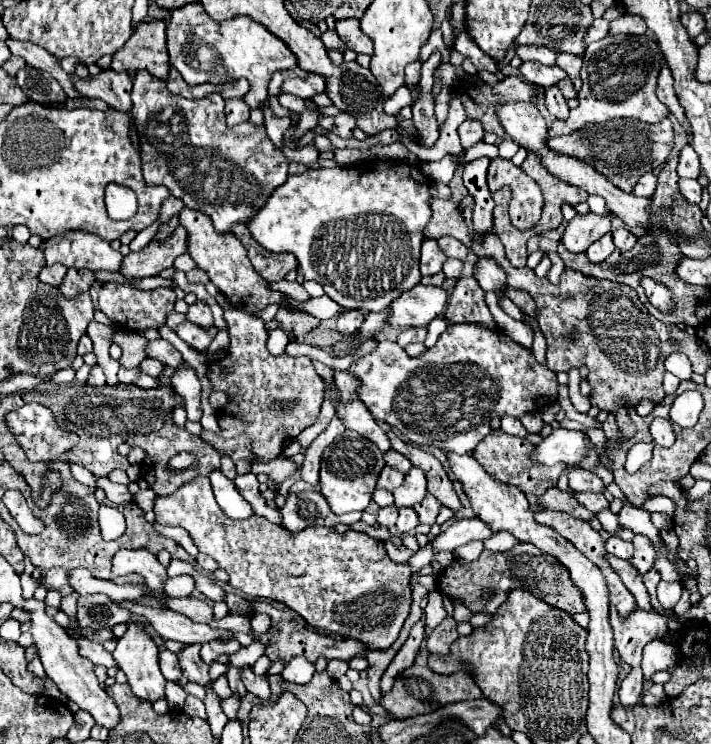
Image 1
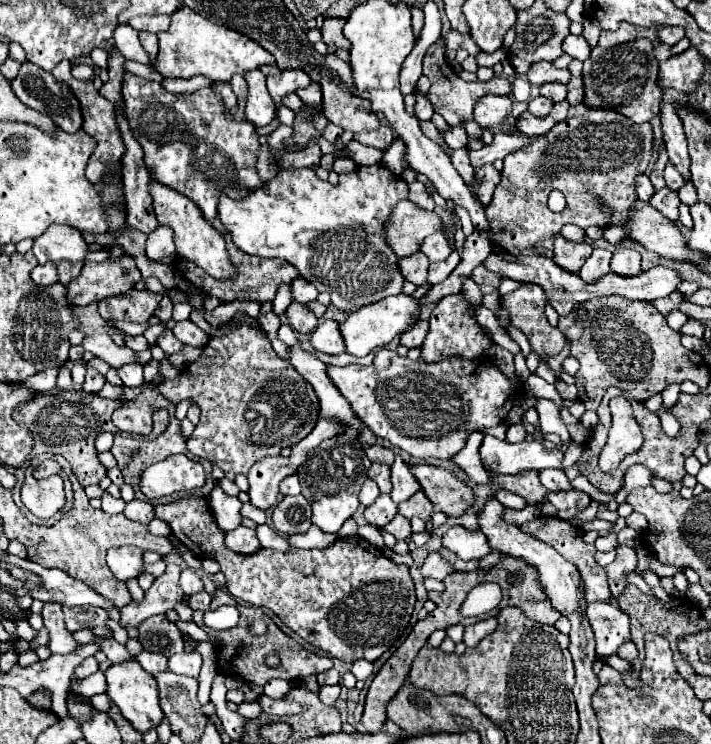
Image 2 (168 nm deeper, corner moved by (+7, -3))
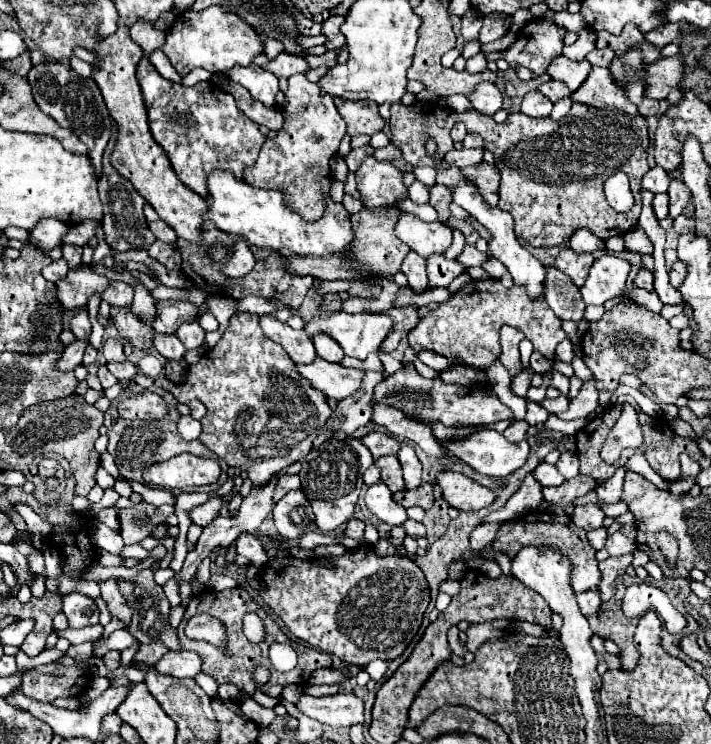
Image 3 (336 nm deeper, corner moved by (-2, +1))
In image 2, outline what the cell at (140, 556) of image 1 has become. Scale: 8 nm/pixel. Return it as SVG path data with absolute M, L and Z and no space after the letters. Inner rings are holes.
M118 547L118 549L110 549L110 553L106 555L106 561L108 561L112 575L118 581L128 581L128 579L136 579L144 573L142 555L144 555L144 551L138 547Z

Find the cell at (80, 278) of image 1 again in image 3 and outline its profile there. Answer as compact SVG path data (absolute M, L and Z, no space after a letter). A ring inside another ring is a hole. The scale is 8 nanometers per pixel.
M63 245L63 259L69 263L71 269L81 265L81 247L79 245Z

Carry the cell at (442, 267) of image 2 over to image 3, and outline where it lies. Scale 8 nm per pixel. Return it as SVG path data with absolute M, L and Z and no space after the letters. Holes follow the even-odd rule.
M431 255L427 257L427 277L429 277L429 289L435 287L449 287L451 281L463 273L463 265L457 265L457 261L445 259L445 255Z

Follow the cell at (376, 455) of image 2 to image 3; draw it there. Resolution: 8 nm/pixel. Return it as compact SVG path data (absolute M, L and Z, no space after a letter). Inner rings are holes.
M367 433L359 439L377 461L383 455L395 455L399 451L399 441L387 433Z

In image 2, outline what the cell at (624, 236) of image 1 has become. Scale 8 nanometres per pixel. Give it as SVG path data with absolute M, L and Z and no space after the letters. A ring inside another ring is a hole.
M620 245L614 251L610 269L614 273L618 273L618 275L636 275L636 273L640 273L642 271L640 269L640 253L636 249L630 249L630 247Z

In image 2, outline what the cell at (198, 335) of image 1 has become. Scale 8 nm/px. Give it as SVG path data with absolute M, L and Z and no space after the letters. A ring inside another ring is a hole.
M170 329L162 331L162 335L158 337L158 345L164 349L166 355L172 355L172 353L178 353L178 351L184 349L184 343L178 341Z

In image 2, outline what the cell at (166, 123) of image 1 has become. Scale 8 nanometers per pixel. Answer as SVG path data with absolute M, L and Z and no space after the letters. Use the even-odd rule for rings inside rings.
M124 73L122 83L122 97L124 97L124 109L128 115L130 129L136 137L136 141L144 149L144 163L150 173L150 177L190 201L194 201L204 217L208 221L218 217L218 199L220 195L228 195L234 201L240 201L242 197L248 197L260 187L266 187L266 181L260 179L256 163L258 163L258 151L260 151L260 137L256 133L256 125L250 121L236 121L228 119L224 115L224 103L222 99L210 89L198 89L196 93L186 95L172 95L166 89L162 89L160 83L148 81L130 73Z

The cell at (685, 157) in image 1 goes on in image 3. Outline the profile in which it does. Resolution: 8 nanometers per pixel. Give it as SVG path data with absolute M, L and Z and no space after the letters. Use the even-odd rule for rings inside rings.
M673 181L669 187L669 217L675 219L677 215L681 215L683 205L687 205L689 201L689 193L687 187L683 185L683 181Z

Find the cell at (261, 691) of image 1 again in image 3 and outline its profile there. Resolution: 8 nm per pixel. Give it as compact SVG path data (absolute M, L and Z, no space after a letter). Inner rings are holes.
M347 691L329 697L301 695L297 709L331 727L351 727L357 723L363 725L363 701Z

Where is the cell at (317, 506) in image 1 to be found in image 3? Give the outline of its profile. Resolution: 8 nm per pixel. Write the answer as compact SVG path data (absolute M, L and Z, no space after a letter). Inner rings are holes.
M301 489L289 491L273 507L273 521L279 535L287 541L299 539L307 531L315 531L315 515Z

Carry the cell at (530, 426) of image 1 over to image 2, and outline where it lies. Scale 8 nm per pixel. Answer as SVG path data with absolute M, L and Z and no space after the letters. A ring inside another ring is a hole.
M516 423L516 425L510 425L510 429L508 429L508 433L506 433L506 441L510 441L510 443L520 443L520 441L524 441L526 439L526 429L524 429L524 425L522 423Z

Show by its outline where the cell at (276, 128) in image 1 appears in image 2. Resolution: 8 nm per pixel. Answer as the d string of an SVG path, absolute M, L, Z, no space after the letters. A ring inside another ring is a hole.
M262 71L246 73L244 75L248 83L248 101L244 107L244 117L252 121L256 127L266 127L274 119L276 107L274 101L270 101L268 89L266 89L266 77Z

